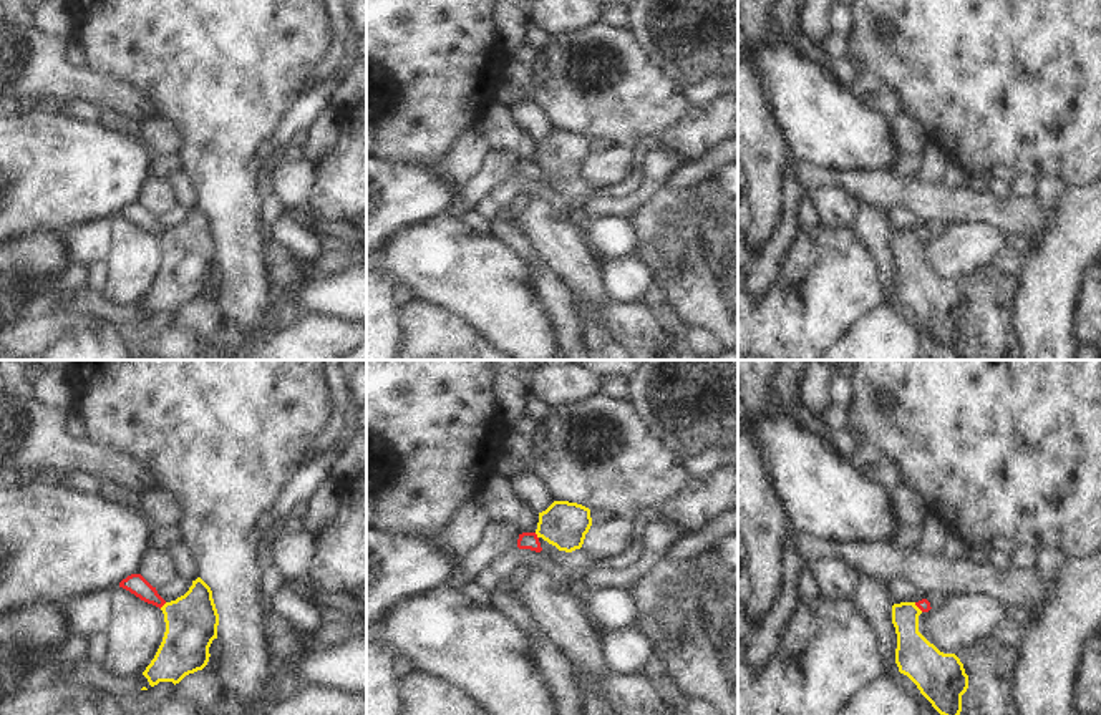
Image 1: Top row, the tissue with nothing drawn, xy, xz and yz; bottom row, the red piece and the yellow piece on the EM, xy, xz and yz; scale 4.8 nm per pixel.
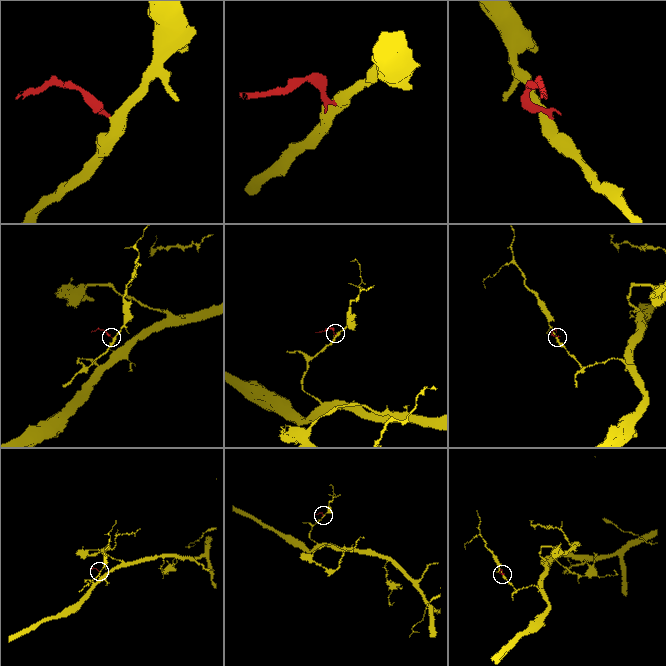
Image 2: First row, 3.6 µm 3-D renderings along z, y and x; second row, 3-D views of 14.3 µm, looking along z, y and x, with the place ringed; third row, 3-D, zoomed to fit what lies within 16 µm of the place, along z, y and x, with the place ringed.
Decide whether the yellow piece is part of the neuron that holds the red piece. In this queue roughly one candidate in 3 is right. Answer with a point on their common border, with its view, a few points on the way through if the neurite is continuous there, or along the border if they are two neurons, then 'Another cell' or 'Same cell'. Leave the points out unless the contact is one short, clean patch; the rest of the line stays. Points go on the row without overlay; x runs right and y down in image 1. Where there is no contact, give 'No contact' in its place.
Touches red at xy (163, 233). Boundary: xy (166, 231), (160, 236). Another cell

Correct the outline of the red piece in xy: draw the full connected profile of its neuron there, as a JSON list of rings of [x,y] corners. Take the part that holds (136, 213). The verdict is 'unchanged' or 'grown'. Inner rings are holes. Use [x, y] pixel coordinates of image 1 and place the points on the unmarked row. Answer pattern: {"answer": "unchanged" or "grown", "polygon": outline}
{"answer": "unchanged", "polygon": [[[131,202],[119,211],[119,216],[129,219],[141,229],[153,232],[156,236],[162,236],[166,229],[158,222],[156,216],[153,216],[141,202]]]}

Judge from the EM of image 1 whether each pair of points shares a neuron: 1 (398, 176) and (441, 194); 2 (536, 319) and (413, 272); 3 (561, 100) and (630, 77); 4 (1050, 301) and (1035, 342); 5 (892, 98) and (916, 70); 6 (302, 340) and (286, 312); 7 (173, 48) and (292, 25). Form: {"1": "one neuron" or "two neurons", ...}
{"1": "one neuron", "2": "one neuron", "3": "one neuron", "4": "one neuron", "5": "two neurons", "6": "two neurons", "7": "one neuron"}

